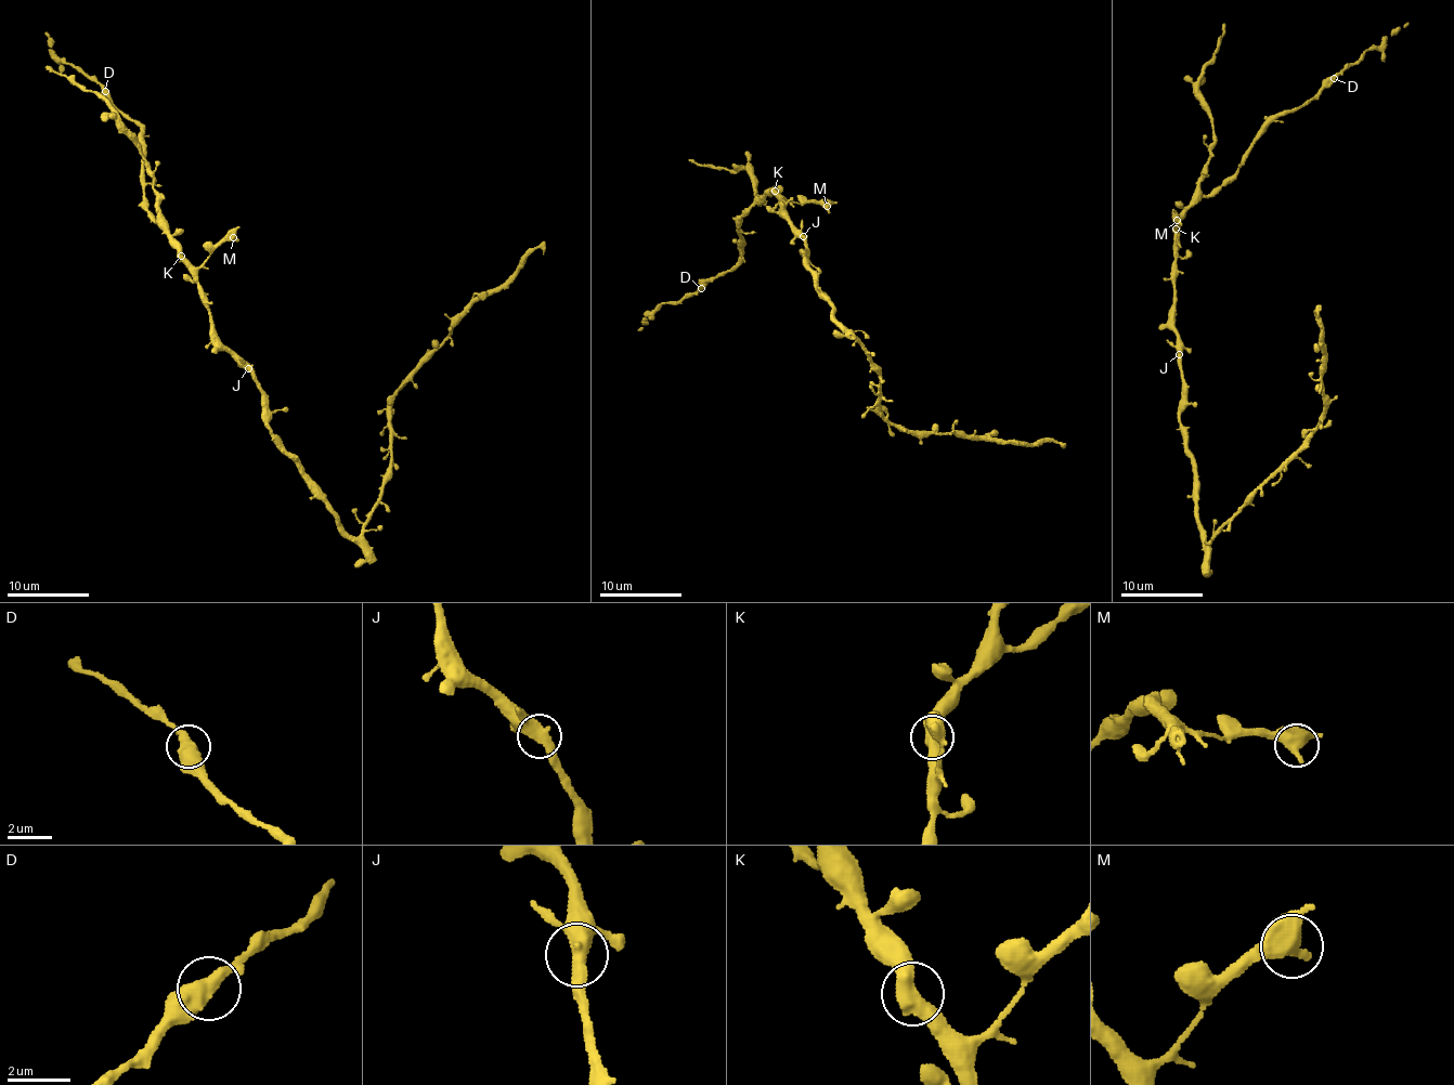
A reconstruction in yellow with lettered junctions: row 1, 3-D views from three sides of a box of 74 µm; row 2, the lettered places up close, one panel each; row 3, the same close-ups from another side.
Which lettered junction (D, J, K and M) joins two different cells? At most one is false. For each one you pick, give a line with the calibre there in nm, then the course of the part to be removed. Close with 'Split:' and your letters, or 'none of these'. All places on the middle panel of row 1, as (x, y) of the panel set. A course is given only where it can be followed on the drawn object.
Split: none of these

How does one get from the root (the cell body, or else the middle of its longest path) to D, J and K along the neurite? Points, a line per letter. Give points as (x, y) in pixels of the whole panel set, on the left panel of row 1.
D: (268, 420), (264, 392), (254, 369), (221, 343), (197, 270), (146, 207), (141, 129), (116, 109), (104, 90)
J: (268, 420), (264, 392), (248, 368)
K: (268, 420), (264, 392), (254, 369), (221, 343), (207, 297), (197, 279), (197, 270), (181, 256)

